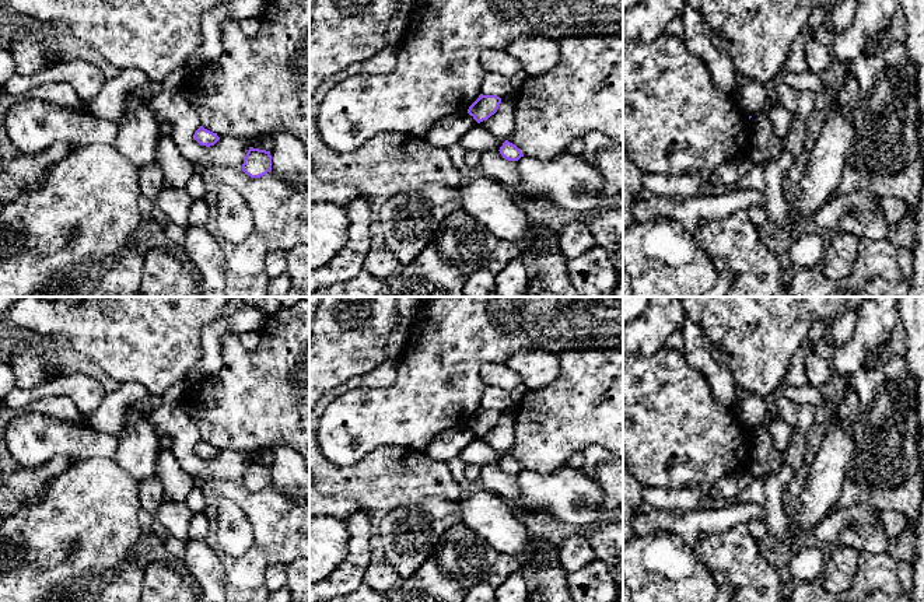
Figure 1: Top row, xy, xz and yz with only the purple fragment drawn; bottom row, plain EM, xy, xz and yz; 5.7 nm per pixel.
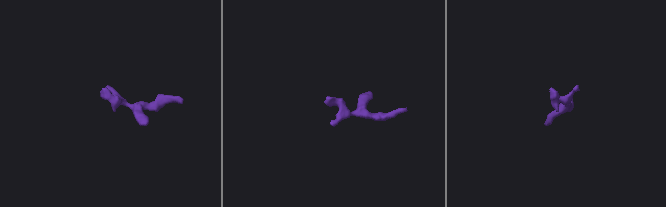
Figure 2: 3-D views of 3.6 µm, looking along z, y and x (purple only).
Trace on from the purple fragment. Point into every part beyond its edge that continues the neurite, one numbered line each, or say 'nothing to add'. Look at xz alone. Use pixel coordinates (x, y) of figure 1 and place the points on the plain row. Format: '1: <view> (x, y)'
nothing to add

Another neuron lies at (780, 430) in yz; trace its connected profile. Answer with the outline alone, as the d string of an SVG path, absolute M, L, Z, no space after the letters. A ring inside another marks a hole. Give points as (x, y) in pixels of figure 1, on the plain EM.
M776 417L769 424L769 428L774 447L784 452L791 441L792 427L781 417Z

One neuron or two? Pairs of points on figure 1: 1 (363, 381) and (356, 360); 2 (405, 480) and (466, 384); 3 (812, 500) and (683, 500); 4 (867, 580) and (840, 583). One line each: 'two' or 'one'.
1: two
2: two
3: two
4: two

